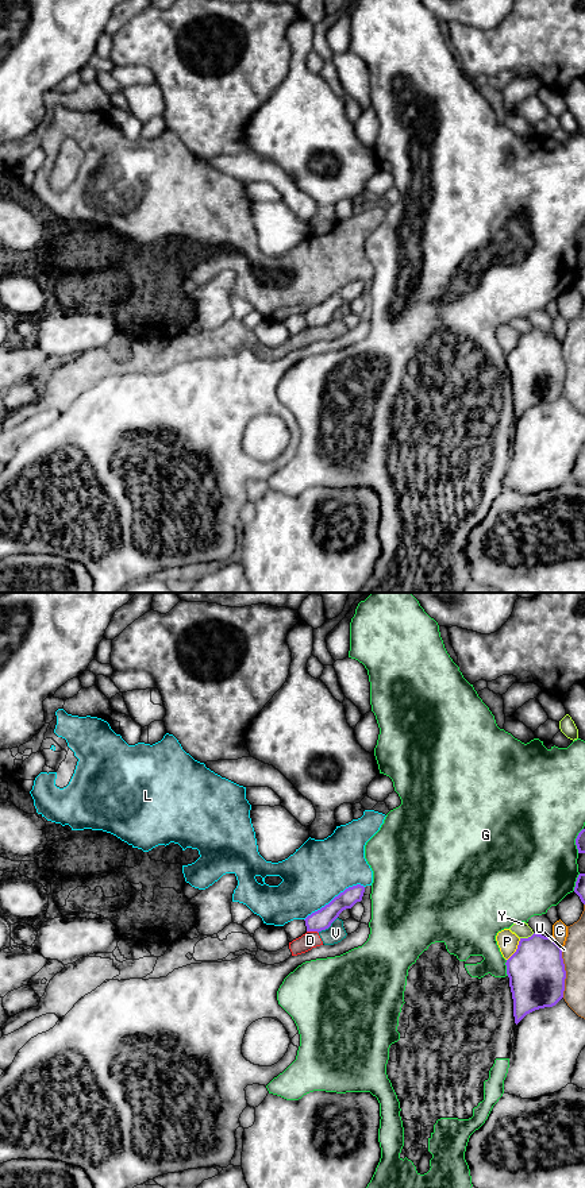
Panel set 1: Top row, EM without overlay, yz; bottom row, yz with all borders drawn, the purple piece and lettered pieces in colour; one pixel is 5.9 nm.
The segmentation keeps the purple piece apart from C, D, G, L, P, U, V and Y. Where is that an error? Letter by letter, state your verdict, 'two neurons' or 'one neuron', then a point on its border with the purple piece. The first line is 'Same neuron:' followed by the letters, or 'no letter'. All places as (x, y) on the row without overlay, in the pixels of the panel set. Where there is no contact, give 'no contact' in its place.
Same neuron: no letter
C: two neurons; meets purple in yz at (555, 338)
D: two neurons; meets purple in yz at (312, 326)
G: two neurons; meets purple in yz at (507, 363)
L: two neurons; meets purple in yz at (335, 292)
P: two neurons; meets purple in yz at (516, 344)
U: two neurons; meets purple in yz at (565, 367)
V: two neurons; meets purple in yz at (327, 323)
Y: two neurons; meets purple in yz at (528, 332)

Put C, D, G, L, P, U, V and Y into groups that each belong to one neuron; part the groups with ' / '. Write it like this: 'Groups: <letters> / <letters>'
Groups: C / D V / G / L / P / U / Y

